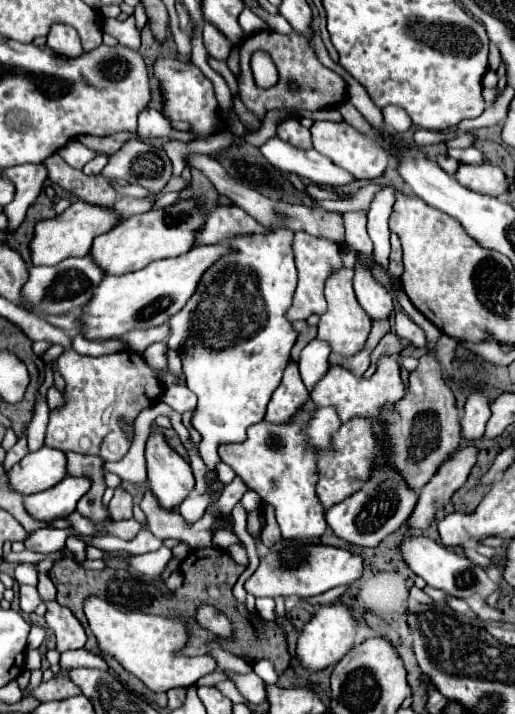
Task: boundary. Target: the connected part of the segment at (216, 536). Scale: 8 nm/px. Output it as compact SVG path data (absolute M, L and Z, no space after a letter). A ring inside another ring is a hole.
M215 531L212 537L213 546L220 549L227 549L230 545L238 544L244 546L244 544L238 539L238 537L230 533L230 531Z

